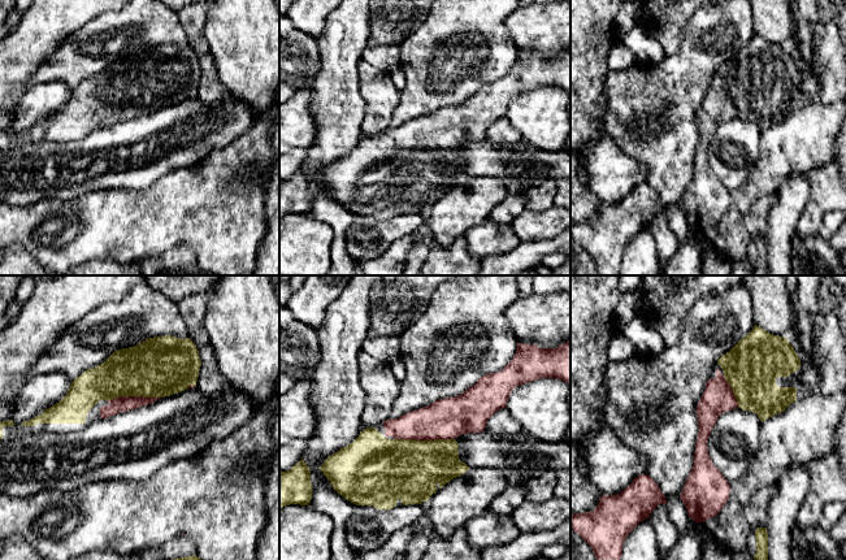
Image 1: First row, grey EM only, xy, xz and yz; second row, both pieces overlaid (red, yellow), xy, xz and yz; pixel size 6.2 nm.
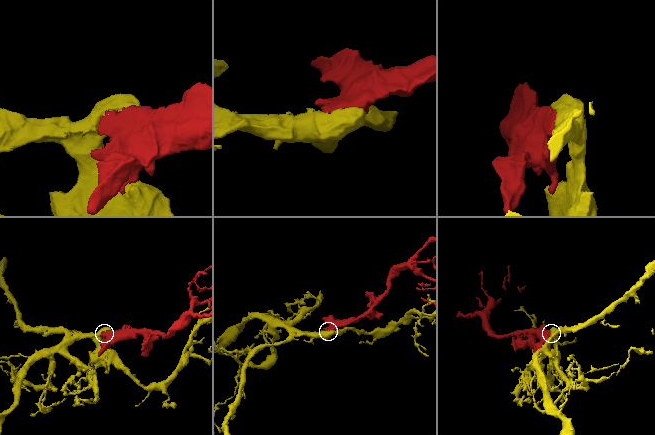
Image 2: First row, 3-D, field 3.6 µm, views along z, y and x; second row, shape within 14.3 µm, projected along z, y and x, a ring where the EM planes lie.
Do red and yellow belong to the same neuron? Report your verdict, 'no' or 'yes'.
yes

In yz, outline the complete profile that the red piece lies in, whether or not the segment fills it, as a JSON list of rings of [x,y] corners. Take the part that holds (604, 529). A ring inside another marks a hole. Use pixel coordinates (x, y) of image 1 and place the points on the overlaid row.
[[[641,474],[616,495],[602,495],[593,512],[570,515],[570,528],[591,547],[596,560],[620,560],[630,531],[667,499],[659,485]]]

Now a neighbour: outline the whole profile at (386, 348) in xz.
[[[400,335],[368,338],[363,351],[381,363],[391,364],[400,360]]]

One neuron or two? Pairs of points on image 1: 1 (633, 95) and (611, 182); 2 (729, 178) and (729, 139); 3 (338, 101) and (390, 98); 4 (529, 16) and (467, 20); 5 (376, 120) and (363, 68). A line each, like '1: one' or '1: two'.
1: two
2: one
3: two
4: two
5: one

